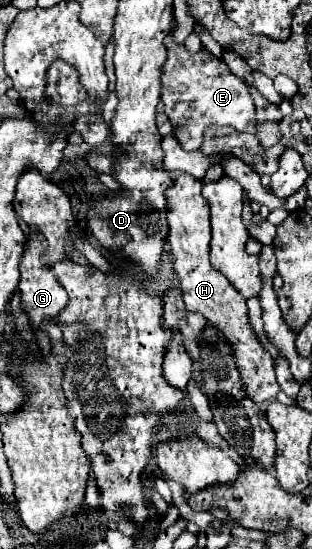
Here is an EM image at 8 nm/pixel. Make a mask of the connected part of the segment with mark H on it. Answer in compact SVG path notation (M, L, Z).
M183 173L175 179L175 185L167 189L167 221L169 221L169 237L167 243L175 257L175 271L181 281L181 295L185 307L193 313L201 313L207 323L227 339L233 347L235 365L241 375L241 385L247 395L261 405L267 395L277 395L279 385L275 381L273 357L267 357L263 345L257 341L253 327L249 325L245 299L237 293L237 289L209 263L209 241L211 241L211 225L209 225L209 207L201 197L201 181Z

